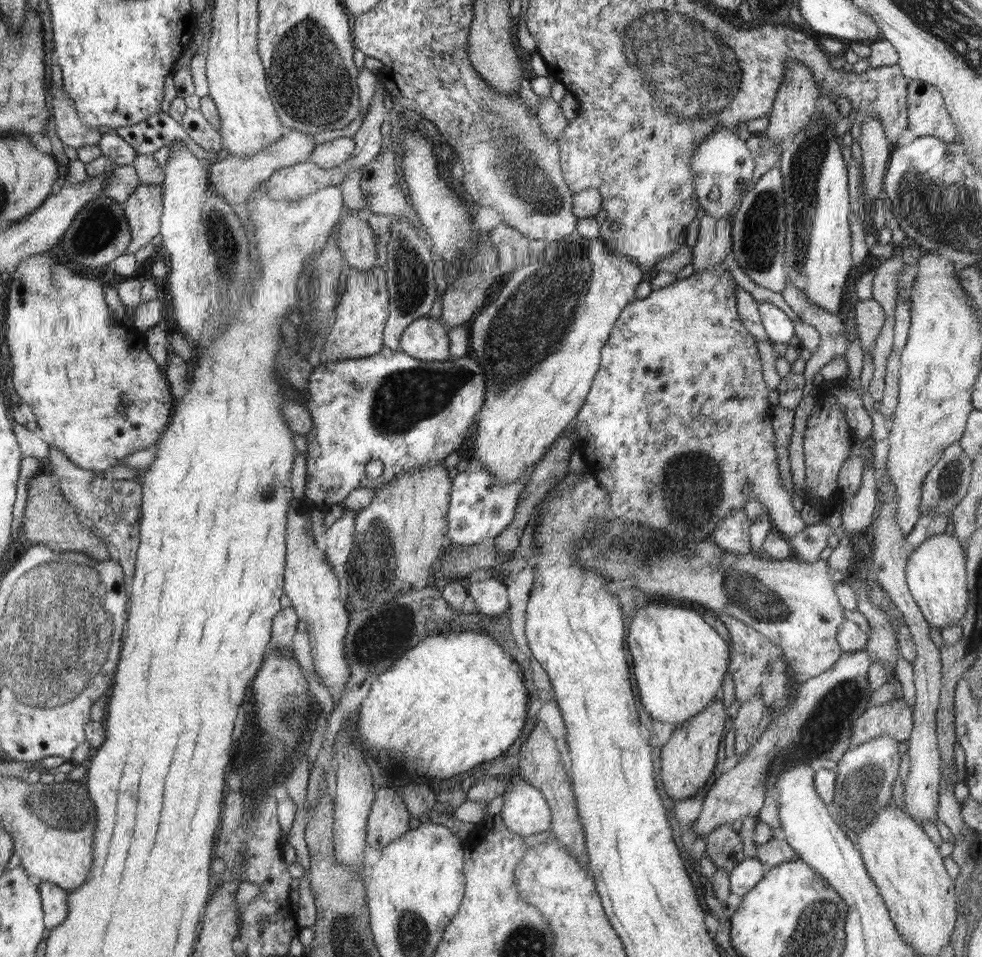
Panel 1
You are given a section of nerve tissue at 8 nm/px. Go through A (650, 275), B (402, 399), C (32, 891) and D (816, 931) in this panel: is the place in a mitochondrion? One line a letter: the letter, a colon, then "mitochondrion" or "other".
A: other
B: mitochondrion
C: other
D: mitochondrion

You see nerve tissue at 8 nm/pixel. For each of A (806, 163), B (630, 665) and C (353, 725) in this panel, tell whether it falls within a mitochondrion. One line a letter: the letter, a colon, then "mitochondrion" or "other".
A: mitochondrion
B: other
C: other

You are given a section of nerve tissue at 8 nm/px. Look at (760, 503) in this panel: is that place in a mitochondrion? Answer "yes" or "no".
no

